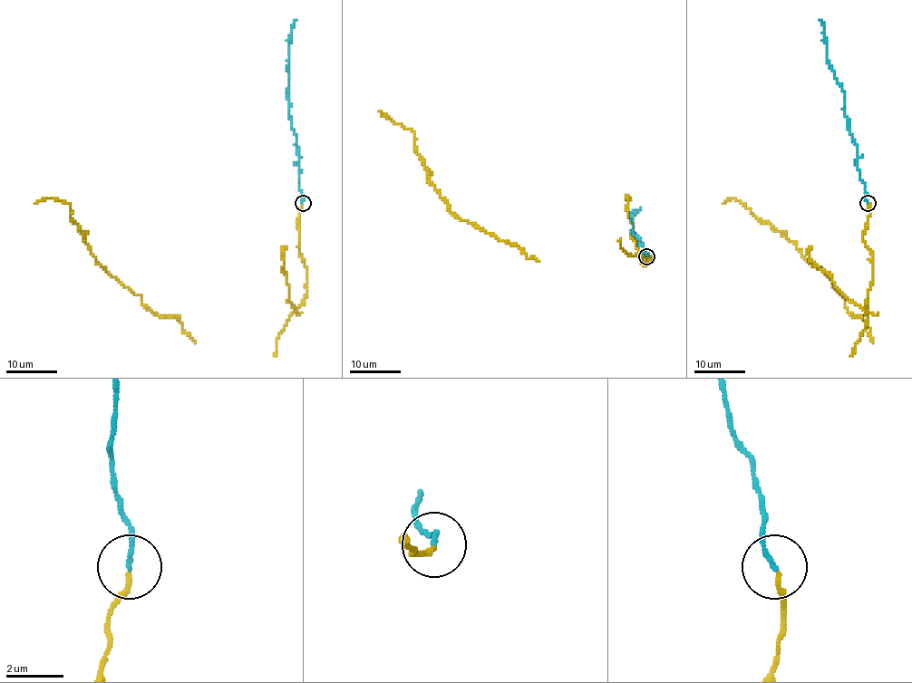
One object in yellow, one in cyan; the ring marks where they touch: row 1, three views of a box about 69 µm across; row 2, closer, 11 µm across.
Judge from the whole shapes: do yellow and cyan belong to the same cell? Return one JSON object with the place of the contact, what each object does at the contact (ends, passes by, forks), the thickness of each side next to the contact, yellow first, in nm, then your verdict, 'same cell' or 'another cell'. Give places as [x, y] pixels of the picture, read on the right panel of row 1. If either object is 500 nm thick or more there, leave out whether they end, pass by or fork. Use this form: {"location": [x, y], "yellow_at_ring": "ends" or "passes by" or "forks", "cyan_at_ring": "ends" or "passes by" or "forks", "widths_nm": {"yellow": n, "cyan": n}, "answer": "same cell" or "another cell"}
{"location": [868, 203], "yellow_at_ring": "ends", "cyan_at_ring": "ends", "widths_nm": {"yellow": 150, "cyan": 150}, "answer": "another cell"}

